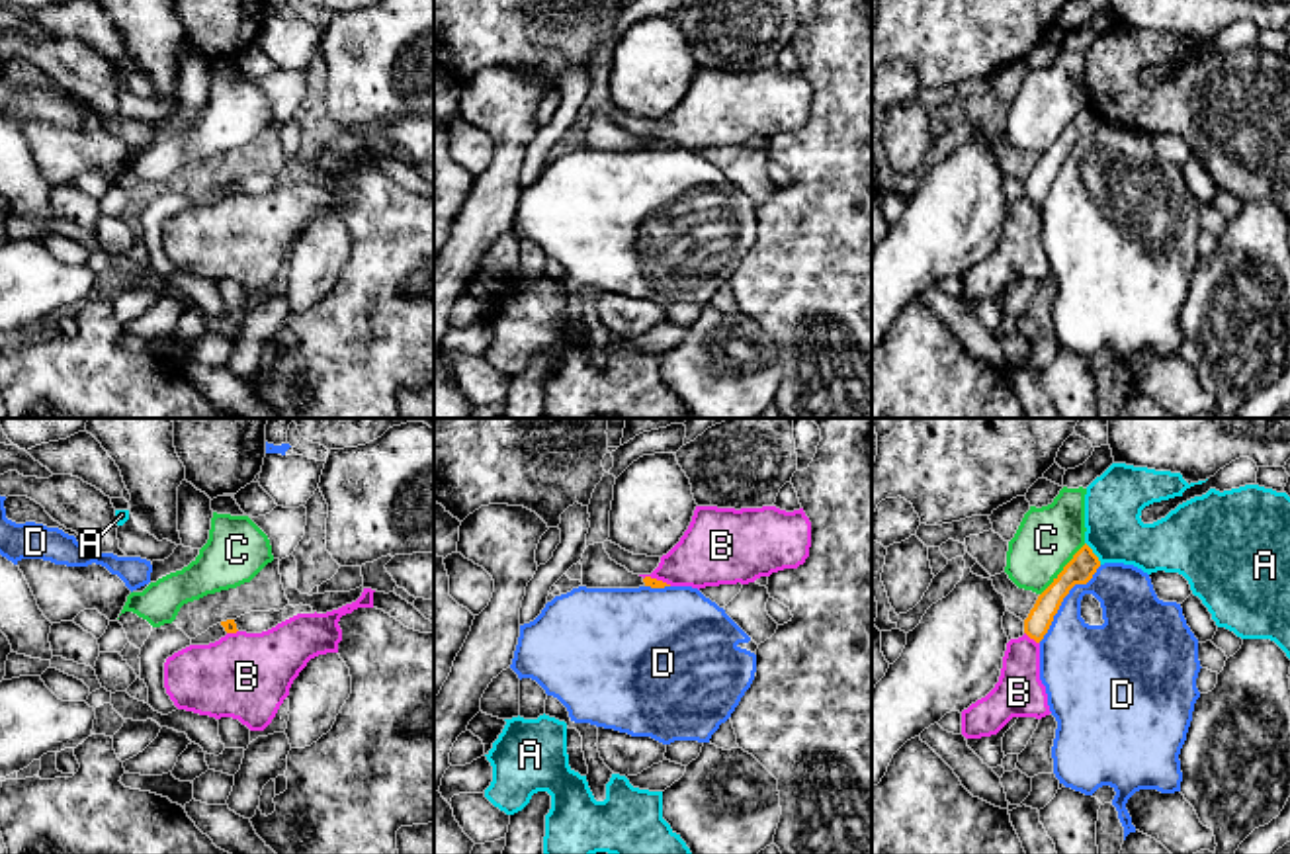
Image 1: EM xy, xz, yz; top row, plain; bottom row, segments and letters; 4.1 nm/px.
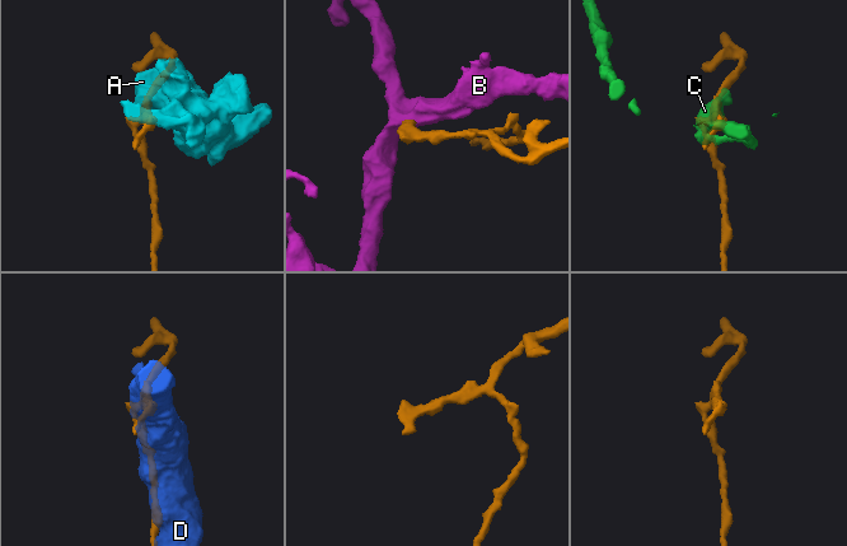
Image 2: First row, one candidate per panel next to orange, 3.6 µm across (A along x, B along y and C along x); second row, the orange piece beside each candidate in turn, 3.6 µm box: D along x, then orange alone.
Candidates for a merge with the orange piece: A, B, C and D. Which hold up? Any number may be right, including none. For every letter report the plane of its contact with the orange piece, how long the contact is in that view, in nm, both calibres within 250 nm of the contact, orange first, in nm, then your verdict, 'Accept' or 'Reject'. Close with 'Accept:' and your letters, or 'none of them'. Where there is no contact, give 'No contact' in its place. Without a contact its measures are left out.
A: Touches orange in yz. Shared border 120 nm. Thickness 110 nm (orange) against 240 nm. Reject
B: Touches orange in yz. Shared border 80 nm. Thickness 100 nm (orange) against 200 nm. Reject
C: Touches orange in yz. Shared border 280 nm. Thickness 110 nm (orange) against 260 nm. Reject
D: Touches orange in yz. Shared border 420 nm. Thickness 110 nm (orange) against 300 nm. Reject
Accept: none of them

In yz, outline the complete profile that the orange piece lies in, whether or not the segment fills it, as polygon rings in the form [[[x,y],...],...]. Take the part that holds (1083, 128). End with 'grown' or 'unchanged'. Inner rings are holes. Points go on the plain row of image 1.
[[[1085,106],[1063,129],[1063,133],[1054,141],[1054,145],[1038,158],[1034,170],[1024,182],[1024,195],[1036,205],[1040,205],[1048,195],[1054,178],[1057,176],[1069,152],[1075,147],[1087,147],[1098,129],[1100,129],[1098,119]]]; unchanged

